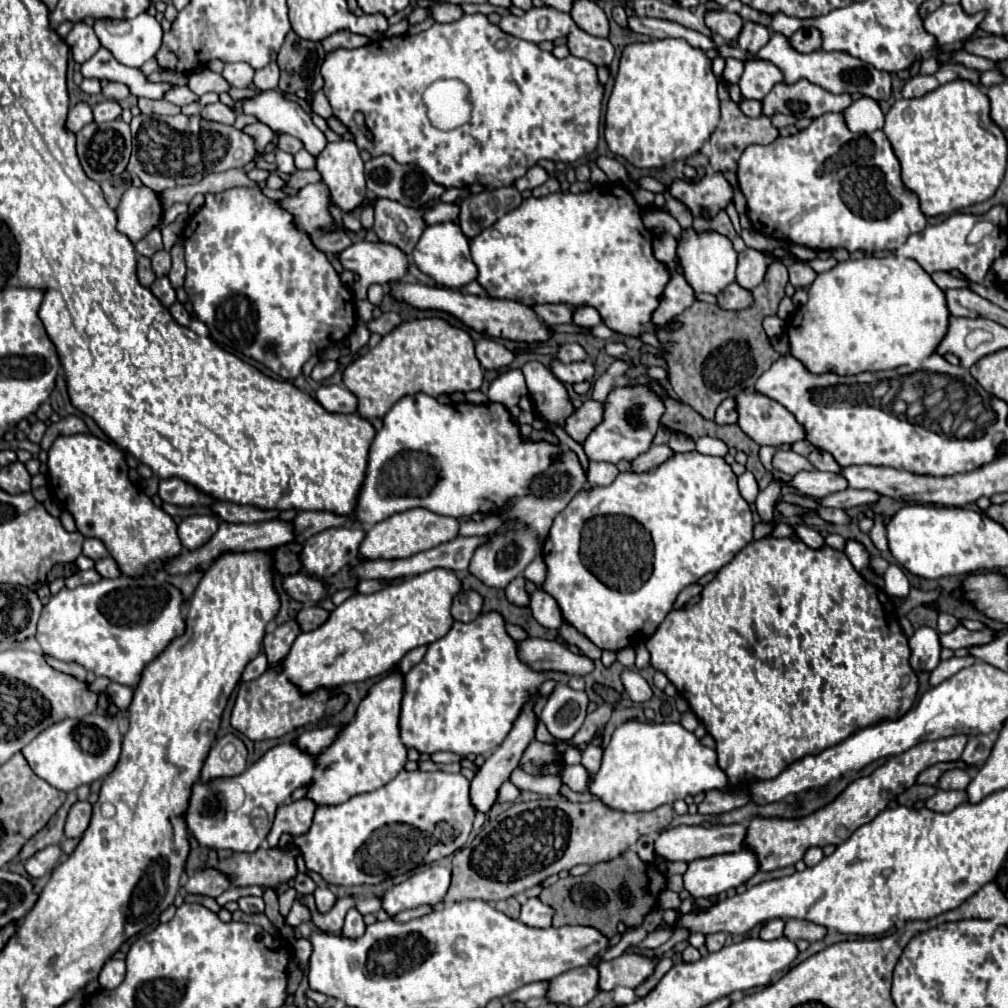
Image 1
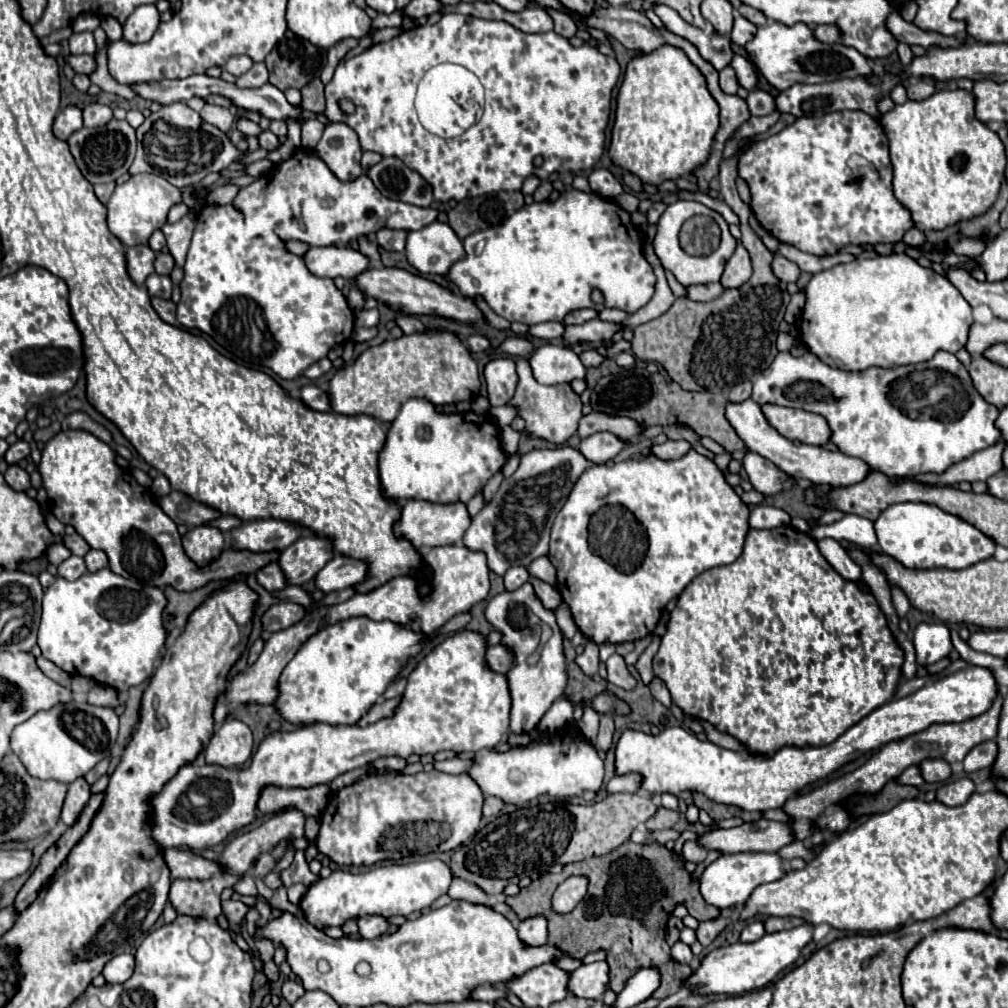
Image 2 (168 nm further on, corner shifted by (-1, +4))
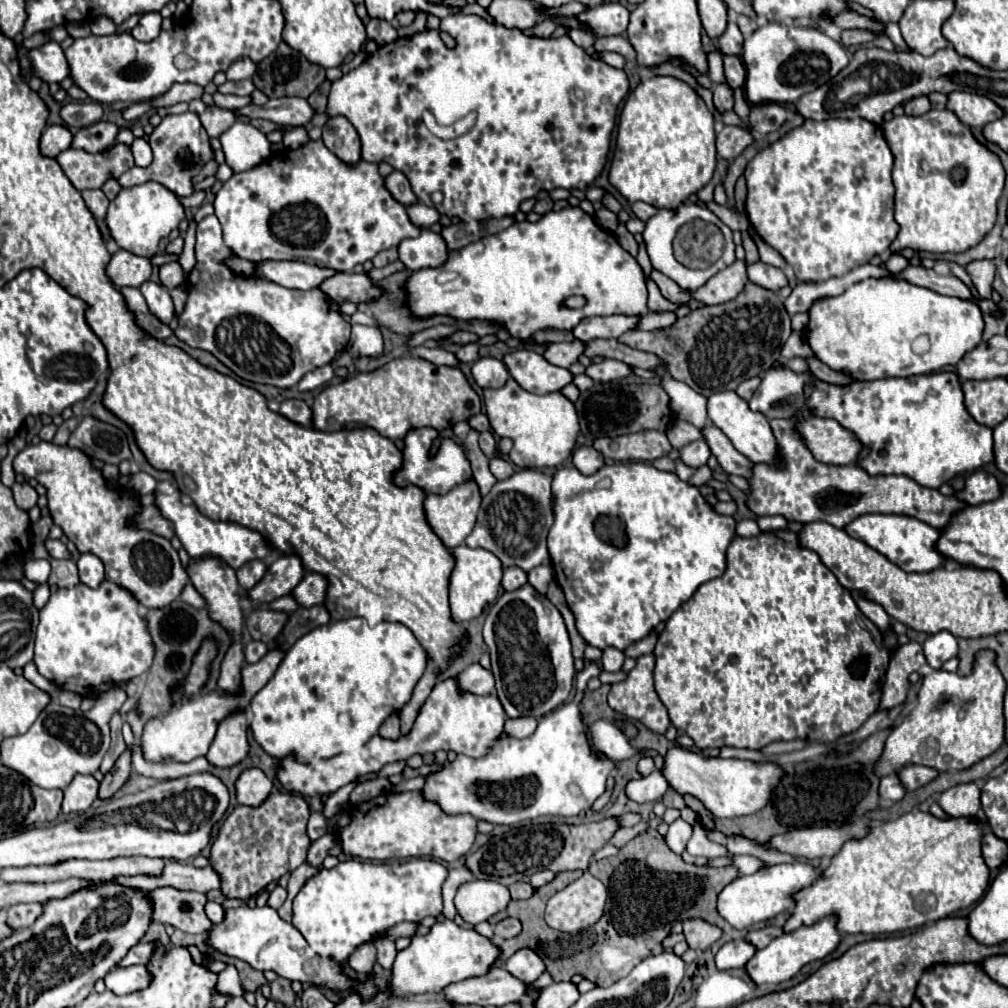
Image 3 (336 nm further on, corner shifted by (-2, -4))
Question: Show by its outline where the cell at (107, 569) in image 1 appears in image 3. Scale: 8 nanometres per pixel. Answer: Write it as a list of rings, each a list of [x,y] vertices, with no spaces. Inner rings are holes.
[[[84,553],[80,555],[78,563],[78,571],[80,571],[80,581],[88,587],[96,587],[104,581],[104,563],[92,555],[92,553]]]

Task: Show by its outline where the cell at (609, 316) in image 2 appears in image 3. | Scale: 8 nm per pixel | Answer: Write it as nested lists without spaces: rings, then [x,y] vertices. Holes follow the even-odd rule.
[[[670,311],[664,313],[648,313],[644,317],[638,319],[636,329],[644,329],[644,331],[652,331],[652,329],[660,329],[660,327],[668,327],[676,321],[676,315]]]

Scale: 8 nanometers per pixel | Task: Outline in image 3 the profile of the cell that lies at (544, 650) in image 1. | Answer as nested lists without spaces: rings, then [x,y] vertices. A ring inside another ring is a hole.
[[[472,663],[462,671],[460,687],[476,695],[494,693],[494,675],[490,669],[484,669],[480,663]]]

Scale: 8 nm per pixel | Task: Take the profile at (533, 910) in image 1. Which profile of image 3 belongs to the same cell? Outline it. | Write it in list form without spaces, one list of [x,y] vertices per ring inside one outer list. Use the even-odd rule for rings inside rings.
[[[530,947],[518,949],[508,961],[506,961],[506,969],[518,977],[524,983],[534,983],[546,969],[544,961],[538,957],[538,953]]]

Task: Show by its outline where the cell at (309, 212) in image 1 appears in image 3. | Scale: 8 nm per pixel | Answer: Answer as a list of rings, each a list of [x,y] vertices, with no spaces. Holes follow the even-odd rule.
[[[320,139],[308,141],[300,149],[284,149],[280,157],[276,153],[258,167],[232,175],[216,193],[214,209],[224,229],[224,243],[242,259],[292,259],[344,273],[350,273],[356,263],[372,259],[378,251],[396,247],[402,239],[418,237],[422,231],[410,221],[406,207],[388,193],[376,163],[346,165]]]

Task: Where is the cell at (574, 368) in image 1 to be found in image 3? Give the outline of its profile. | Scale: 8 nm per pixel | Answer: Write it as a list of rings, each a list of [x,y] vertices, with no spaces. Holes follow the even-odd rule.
[[[516,349],[504,357],[510,375],[530,393],[552,393],[562,391],[572,383],[574,375],[566,367],[556,367],[534,349]]]

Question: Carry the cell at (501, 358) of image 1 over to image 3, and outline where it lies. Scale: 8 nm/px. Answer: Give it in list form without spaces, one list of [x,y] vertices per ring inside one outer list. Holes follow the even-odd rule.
[[[468,343],[468,345],[462,345],[458,351],[456,351],[458,359],[462,363],[474,363],[478,359],[478,345],[476,343]]]

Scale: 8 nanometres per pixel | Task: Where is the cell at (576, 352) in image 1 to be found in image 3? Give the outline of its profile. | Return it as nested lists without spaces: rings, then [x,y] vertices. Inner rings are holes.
[[[604,359],[604,361],[600,361],[600,363],[592,363],[592,365],[586,369],[586,375],[588,375],[590,379],[602,381],[602,383],[628,377],[630,373],[632,373],[630,367],[624,365],[622,361],[616,361],[616,359]]]

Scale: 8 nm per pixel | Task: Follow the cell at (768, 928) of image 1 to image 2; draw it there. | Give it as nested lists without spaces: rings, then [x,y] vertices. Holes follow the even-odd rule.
[[[751,923],[751,925],[747,925],[747,927],[741,931],[739,941],[741,941],[741,943],[753,943],[753,941],[761,939],[763,935],[765,935],[763,923]]]

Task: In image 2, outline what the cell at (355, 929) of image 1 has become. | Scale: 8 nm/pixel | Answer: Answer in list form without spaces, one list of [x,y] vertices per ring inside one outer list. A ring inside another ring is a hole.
[[[377,915],[359,917],[359,919],[357,919],[357,925],[359,925],[361,937],[365,937],[365,939],[381,937],[381,935],[389,929],[389,921],[387,921],[385,917],[377,917]]]

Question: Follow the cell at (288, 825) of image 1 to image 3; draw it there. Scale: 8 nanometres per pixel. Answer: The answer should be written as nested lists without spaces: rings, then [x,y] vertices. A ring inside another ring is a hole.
[[[246,769],[236,781],[238,803],[248,807],[260,807],[272,793],[272,781],[260,769]]]

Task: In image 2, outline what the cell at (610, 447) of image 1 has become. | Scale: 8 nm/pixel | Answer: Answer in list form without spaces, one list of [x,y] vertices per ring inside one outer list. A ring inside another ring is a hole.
[[[595,433],[581,441],[579,453],[583,453],[587,461],[601,465],[601,463],[611,461],[623,447],[625,445],[613,433]]]

